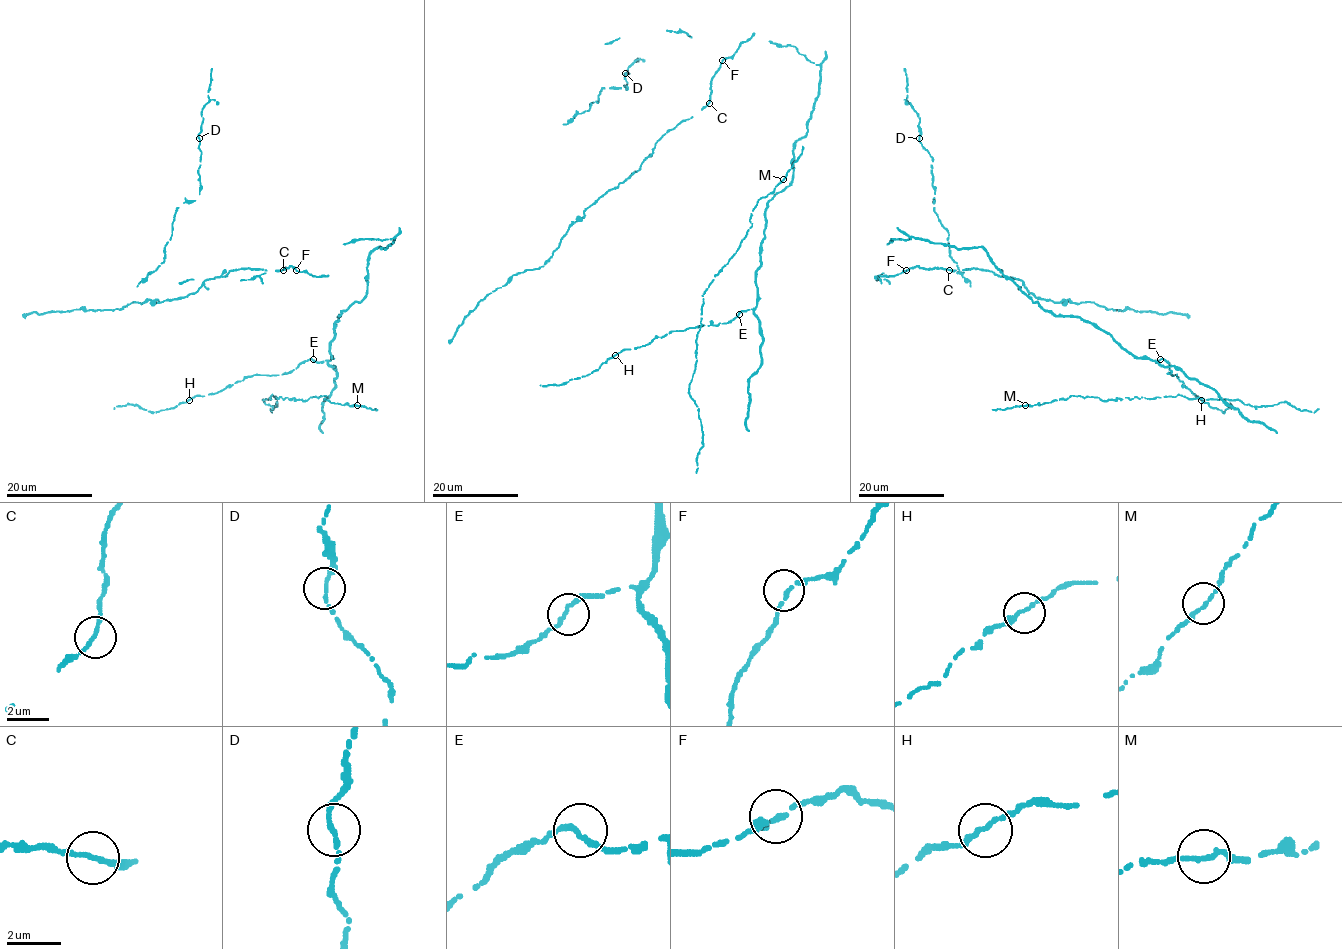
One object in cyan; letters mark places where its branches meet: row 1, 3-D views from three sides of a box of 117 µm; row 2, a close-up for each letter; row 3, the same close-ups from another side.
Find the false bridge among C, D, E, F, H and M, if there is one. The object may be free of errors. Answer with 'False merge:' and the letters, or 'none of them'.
False merge: none of them

